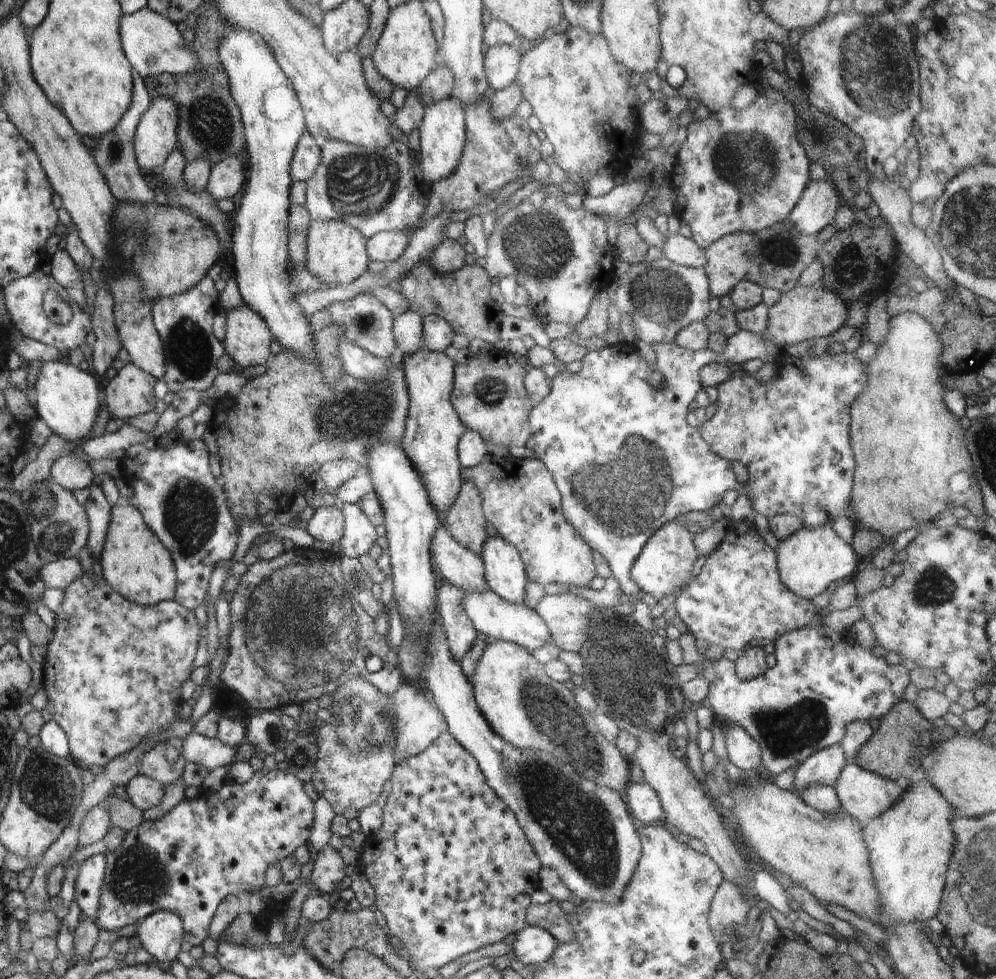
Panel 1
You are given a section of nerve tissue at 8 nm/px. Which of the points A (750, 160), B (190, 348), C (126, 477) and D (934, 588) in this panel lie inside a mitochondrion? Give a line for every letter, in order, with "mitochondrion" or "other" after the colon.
A: mitochondrion
B: mitochondrion
C: other
D: mitochondrion

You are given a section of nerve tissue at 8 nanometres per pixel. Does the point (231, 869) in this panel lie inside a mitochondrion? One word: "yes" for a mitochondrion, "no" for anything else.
no

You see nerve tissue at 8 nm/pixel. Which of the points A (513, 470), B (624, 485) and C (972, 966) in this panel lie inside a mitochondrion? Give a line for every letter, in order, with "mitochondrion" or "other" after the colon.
A: other
B: mitochondrion
C: other

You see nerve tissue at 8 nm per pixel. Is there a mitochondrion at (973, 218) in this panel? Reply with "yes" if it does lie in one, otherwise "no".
yes

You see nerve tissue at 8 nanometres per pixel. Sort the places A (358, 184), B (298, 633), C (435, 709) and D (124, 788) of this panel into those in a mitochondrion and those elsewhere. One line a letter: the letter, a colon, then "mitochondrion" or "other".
A: mitochondrion
B: mitochondrion
C: other
D: other

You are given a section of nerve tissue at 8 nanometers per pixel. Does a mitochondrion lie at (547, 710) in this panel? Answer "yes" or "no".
yes

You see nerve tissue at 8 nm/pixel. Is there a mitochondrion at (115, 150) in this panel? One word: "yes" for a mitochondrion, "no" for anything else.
no

